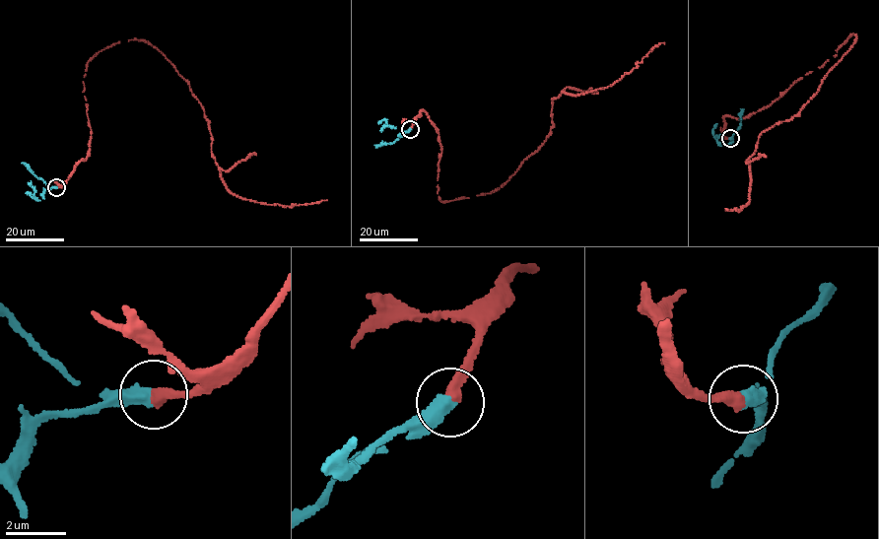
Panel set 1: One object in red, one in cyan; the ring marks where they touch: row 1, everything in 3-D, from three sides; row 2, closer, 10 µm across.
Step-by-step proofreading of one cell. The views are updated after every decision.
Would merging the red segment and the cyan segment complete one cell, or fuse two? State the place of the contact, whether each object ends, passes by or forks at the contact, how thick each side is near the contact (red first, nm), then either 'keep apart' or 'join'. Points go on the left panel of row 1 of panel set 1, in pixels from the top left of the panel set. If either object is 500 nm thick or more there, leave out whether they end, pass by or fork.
(56, 187) | 420/500 nm | join

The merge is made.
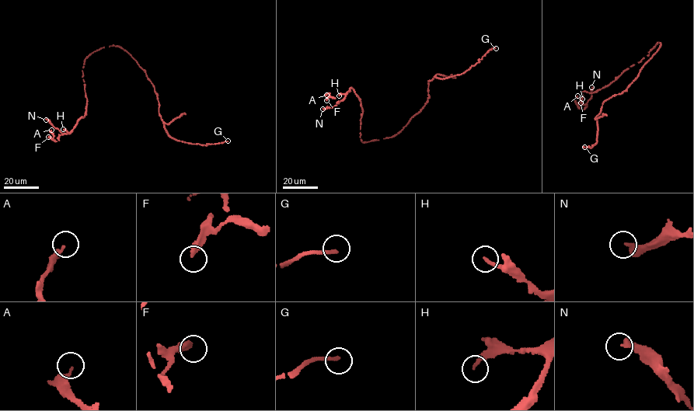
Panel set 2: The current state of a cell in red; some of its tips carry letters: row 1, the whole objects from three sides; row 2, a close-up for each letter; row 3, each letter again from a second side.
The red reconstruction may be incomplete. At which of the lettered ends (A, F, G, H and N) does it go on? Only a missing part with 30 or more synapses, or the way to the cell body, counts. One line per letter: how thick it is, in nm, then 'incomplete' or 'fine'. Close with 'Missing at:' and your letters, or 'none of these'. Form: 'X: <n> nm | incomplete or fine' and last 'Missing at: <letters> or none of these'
A: 180 nm | fine
F: 360 nm | fine
G: 200 nm | fine
H: 180 nm | fine
N: 280 nm | fine
Missing at: none of these

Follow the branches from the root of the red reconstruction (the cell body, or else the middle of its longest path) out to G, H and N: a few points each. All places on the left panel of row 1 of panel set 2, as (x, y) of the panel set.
G: (121, 47), (144, 71), (153, 85), (159, 102), (158, 113), (170, 136), (200, 144), (228, 141)
H: (121, 47), (103, 47), (86, 57), (82, 71), (87, 99), (86, 112), (70, 132), (63, 129)
N: (121, 47), (103, 47), (86, 57), (82, 71), (87, 99), (86, 112), (72, 131), (61, 133), (46, 120)

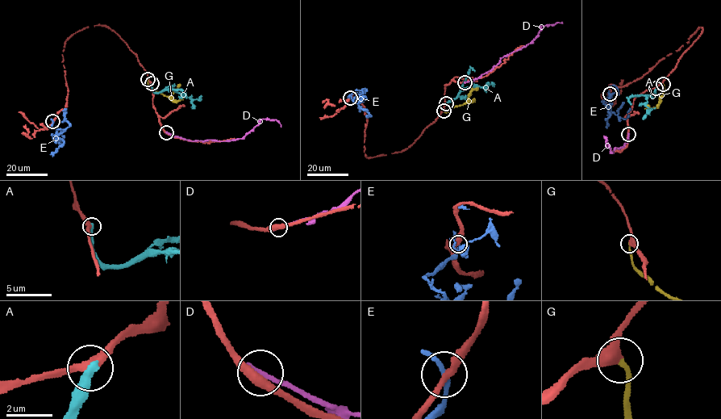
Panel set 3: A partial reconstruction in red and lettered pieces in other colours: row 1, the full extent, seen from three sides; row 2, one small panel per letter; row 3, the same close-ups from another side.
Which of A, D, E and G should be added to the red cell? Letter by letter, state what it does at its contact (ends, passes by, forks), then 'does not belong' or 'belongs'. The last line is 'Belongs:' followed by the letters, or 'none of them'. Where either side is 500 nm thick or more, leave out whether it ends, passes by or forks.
A: it ends there; does not belong
D: it ends there; does not belong
E: it passes by; does not belong
G: it ends there; belongs
Belongs: G

